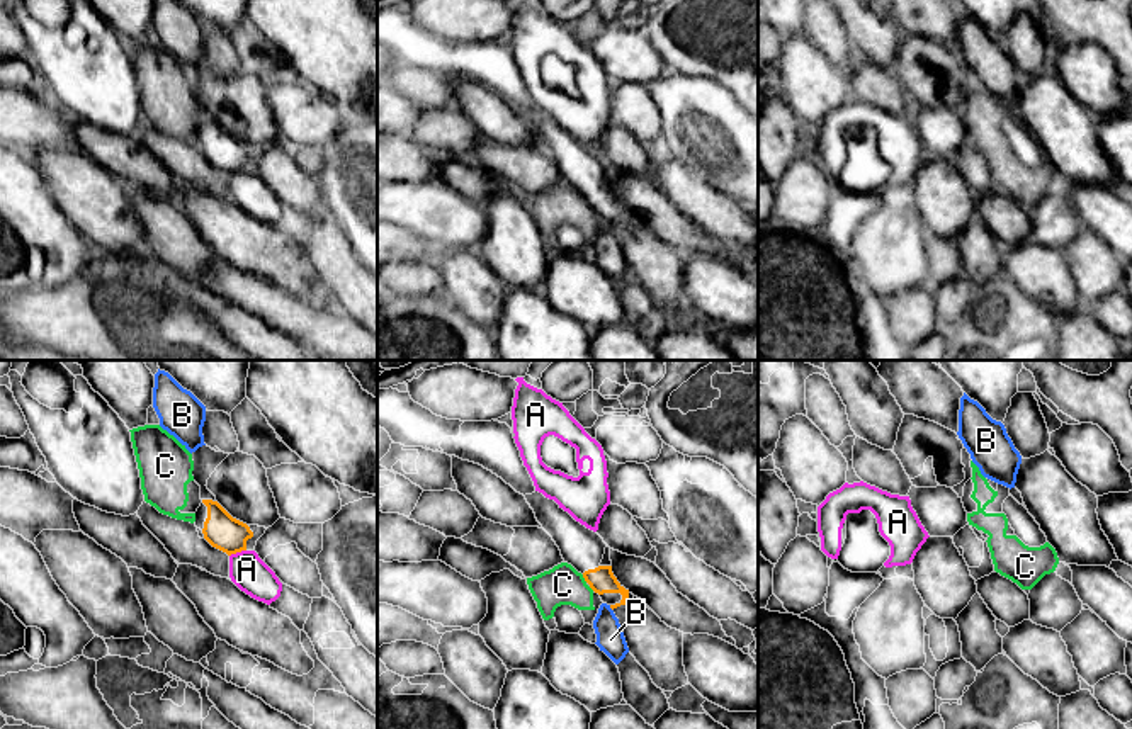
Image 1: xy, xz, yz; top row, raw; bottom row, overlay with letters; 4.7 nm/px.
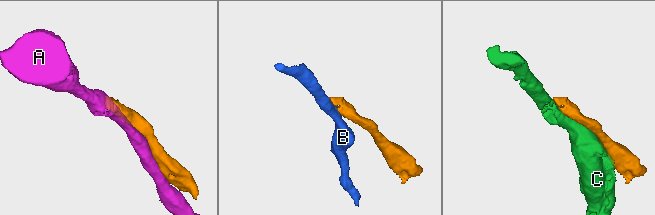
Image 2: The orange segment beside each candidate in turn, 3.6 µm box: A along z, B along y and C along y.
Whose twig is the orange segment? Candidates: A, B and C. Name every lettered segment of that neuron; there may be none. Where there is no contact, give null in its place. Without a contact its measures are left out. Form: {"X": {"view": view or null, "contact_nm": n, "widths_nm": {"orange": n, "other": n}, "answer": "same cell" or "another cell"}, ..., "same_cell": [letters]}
{"A": {"view": "xy", "contact_nm": 90, "widths_nm": {"orange": 170, "other": 170}, "answer": "another cell"}, "B": {"view": "xz", "contact_nm": 40, "widths_nm": {"orange": 120, "other": 130}, "answer": "another cell"}, "C": {"view": "xz", "contact_nm": 50, "widths_nm": {"orange": 120, "other": 190}, "answer": "another cell"}, "same_cell": []}

